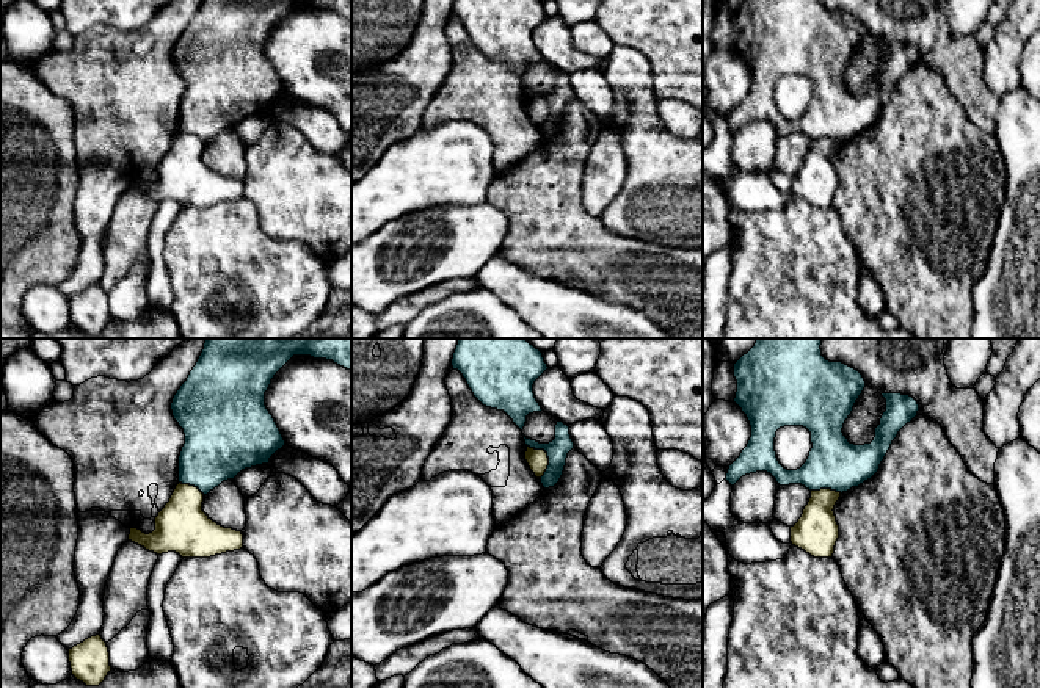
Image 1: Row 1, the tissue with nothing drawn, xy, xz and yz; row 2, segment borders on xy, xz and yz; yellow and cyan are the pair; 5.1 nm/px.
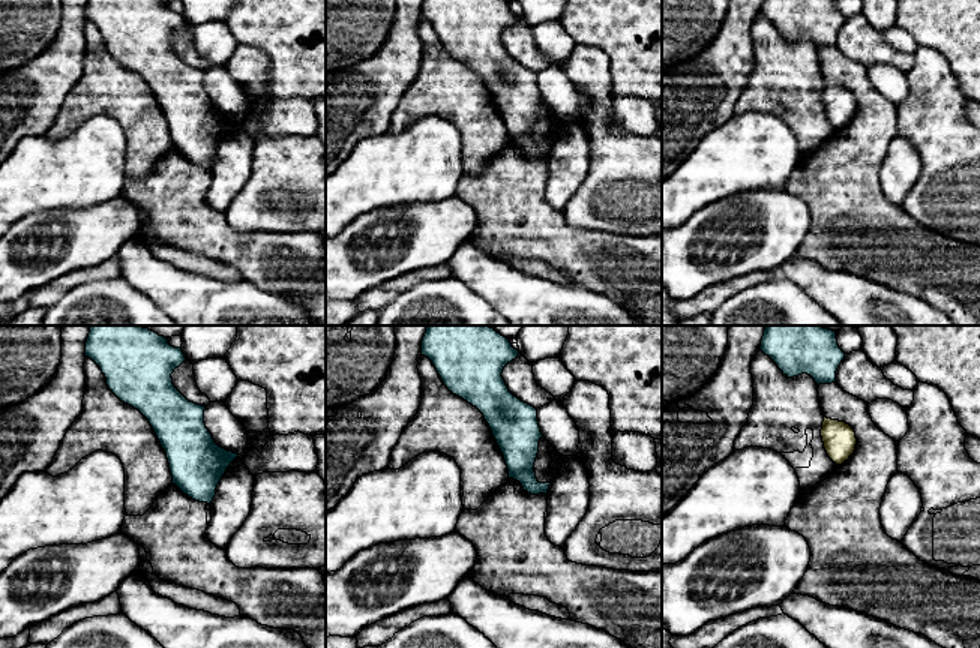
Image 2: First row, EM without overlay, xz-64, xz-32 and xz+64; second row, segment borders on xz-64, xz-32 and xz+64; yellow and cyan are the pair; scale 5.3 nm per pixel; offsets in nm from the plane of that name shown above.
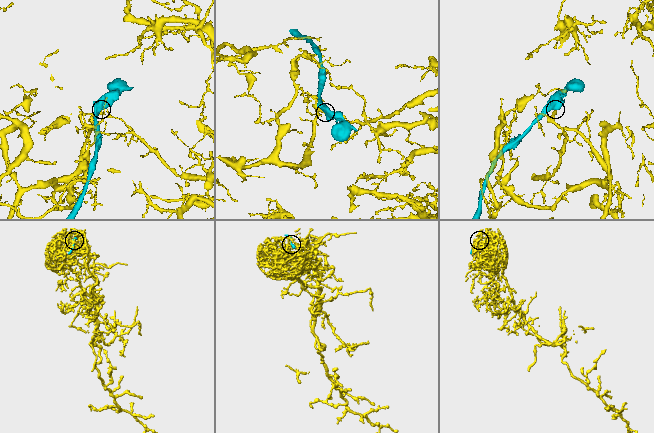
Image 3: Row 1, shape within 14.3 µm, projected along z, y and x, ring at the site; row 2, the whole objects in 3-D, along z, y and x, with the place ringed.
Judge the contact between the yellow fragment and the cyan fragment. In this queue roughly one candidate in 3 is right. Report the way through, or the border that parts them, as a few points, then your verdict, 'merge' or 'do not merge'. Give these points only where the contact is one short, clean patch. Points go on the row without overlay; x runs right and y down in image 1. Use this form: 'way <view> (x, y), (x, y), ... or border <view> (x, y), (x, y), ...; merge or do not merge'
do not merge

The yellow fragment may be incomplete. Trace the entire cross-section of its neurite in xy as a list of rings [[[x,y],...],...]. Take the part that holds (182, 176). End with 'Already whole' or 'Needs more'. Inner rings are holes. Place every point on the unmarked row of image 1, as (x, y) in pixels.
[[[179,132],[169,150],[155,166],[155,179],[146,183],[138,177],[130,177],[129,190],[157,204],[176,201],[182,207],[210,207],[243,197],[242,180],[224,177],[213,171],[202,160],[202,150],[204,143],[198,136]]]. Already whole

